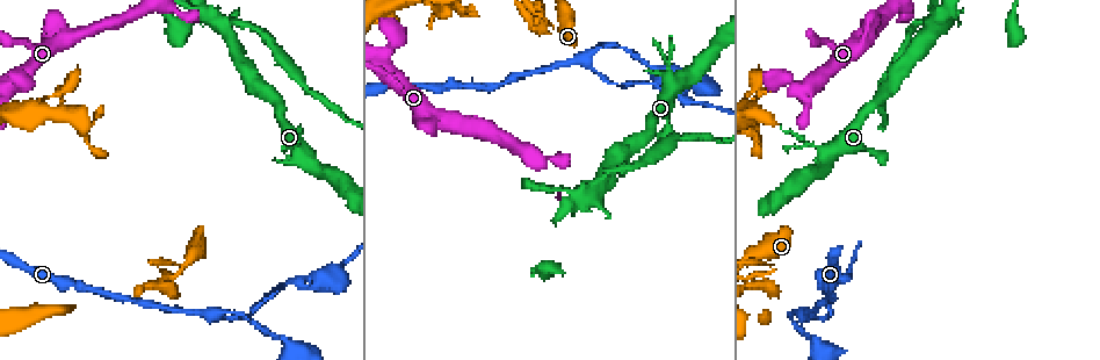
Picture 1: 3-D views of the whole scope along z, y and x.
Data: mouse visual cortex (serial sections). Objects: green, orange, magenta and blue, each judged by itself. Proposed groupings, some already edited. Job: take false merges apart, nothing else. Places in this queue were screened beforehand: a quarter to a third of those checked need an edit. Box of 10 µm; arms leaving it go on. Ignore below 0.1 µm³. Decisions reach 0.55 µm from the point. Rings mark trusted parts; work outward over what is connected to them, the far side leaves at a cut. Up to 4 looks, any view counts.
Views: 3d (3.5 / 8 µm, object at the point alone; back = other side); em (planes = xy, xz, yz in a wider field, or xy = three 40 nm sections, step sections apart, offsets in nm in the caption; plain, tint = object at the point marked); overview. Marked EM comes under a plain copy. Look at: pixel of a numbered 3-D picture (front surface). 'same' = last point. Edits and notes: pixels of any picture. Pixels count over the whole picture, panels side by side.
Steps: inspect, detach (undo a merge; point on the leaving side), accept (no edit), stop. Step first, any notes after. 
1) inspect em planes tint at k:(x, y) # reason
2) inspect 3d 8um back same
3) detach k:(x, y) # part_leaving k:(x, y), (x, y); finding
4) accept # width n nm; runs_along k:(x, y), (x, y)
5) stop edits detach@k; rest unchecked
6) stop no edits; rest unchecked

inspect 3d 3.5um at 1:(212, 313) # branch point

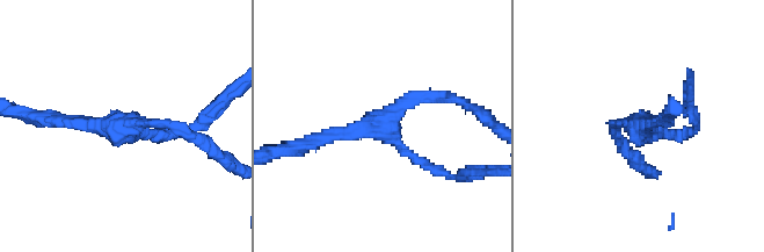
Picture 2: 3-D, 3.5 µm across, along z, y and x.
inspect em xy step 1 tint at 2:(122, 129) # arms 3; arm_widths 150, 150, 200 nm

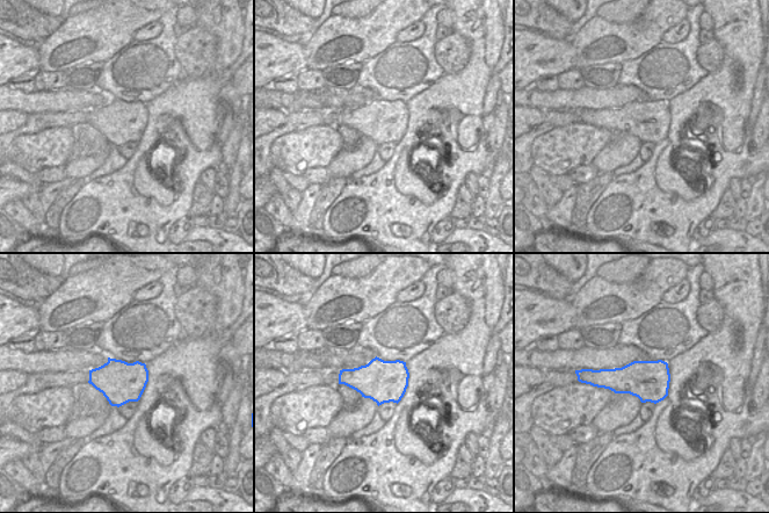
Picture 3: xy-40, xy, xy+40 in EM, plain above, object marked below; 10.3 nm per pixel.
accept # runs_along 2:(307, 143), (383, 124), (415, 98), (450, 98); one cell here

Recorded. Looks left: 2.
inspect 3d 3.5um at 1:(297, 278)

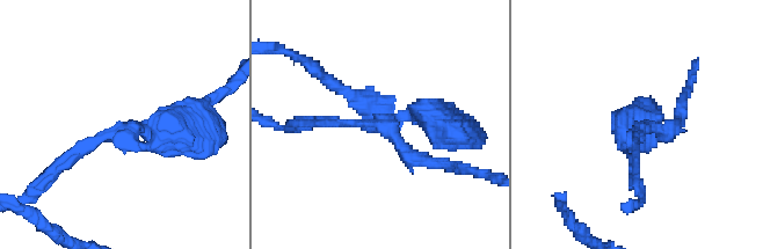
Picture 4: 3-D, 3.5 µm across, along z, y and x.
inspect em xy step 1 tint at 4:(383, 128) # arms 3; arm_widths 150, 200, 350 nm; shape alone is not enough

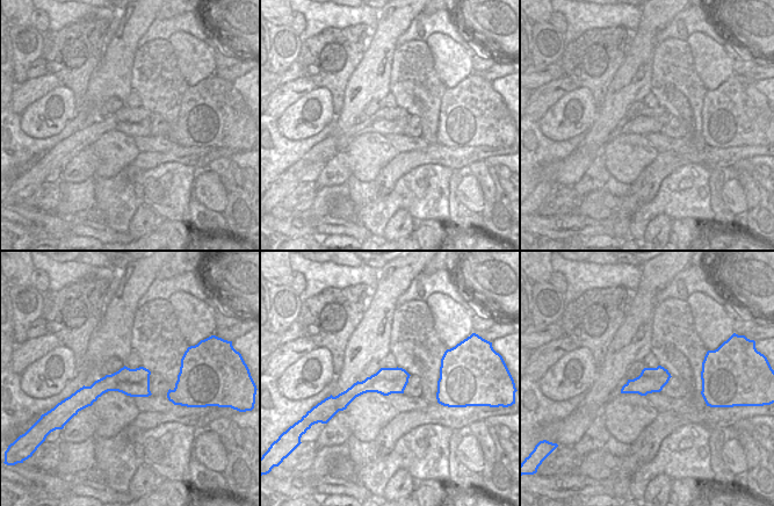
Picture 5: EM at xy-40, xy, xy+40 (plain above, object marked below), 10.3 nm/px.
accept # runs_along 4:(55, 170), (104, 136), (187, 132); all the same cell

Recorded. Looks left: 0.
stop no edits; rest unchecked

